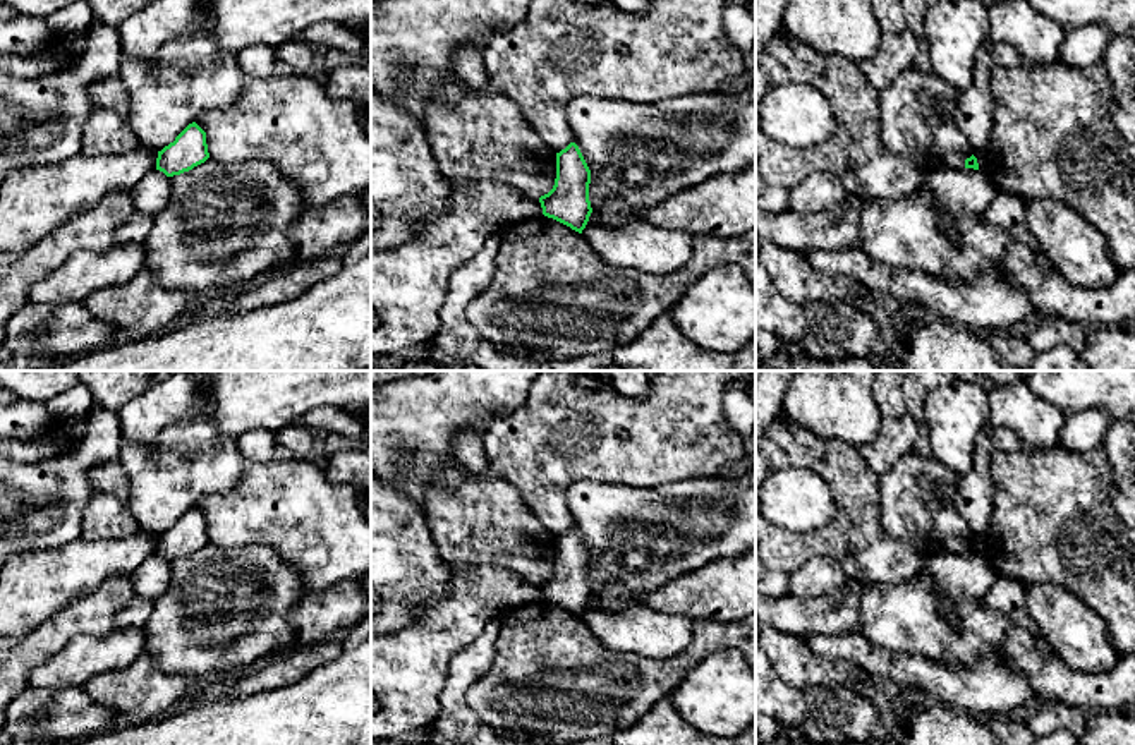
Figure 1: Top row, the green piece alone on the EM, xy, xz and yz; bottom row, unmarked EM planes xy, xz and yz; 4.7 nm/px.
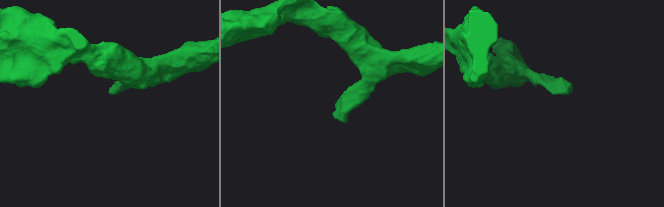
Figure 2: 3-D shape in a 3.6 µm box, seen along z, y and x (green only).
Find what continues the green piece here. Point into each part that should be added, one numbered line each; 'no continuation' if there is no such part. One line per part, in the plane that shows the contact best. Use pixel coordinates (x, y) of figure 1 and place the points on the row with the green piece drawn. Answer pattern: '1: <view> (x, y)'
no continuation

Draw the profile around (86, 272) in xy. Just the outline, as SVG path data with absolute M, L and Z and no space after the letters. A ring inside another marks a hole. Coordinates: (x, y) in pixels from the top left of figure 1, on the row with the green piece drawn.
M125 244L108 251L76 251L50 276L29 290L29 302L84 302L91 294L125 285L146 264L146 244Z

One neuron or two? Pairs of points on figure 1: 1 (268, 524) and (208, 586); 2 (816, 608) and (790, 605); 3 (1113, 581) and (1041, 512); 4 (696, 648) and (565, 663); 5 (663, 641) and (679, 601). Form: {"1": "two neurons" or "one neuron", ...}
{"1": "two neurons", "2": "one neuron", "3": "one neuron", "4": "one neuron", "5": "two neurons"}

